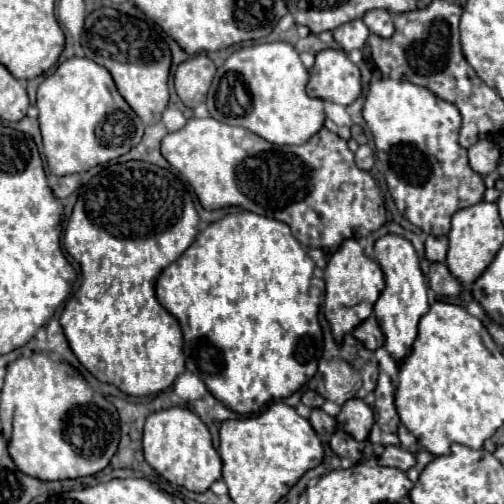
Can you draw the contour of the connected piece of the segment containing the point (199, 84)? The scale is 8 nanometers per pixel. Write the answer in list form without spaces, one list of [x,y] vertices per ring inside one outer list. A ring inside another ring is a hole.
[[[194,55],[176,67],[174,89],[186,107],[204,103],[206,91],[216,73],[216,65],[206,55]]]

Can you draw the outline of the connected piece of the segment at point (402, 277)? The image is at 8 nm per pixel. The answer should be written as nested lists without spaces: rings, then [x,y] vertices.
[[[384,235],[374,245],[374,261],[382,267],[386,287],[380,293],[380,299],[374,305],[374,315],[380,323],[380,329],[386,337],[386,349],[396,361],[400,361],[412,349],[412,343],[418,335],[418,321],[428,313],[428,285],[422,275],[418,253],[412,243],[400,235]]]

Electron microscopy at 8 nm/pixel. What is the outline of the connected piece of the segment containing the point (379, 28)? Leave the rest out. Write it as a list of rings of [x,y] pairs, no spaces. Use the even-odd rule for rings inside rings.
[[[372,9],[364,15],[362,19],[368,29],[380,37],[390,37],[394,33],[394,23],[392,23],[392,15],[384,9]]]

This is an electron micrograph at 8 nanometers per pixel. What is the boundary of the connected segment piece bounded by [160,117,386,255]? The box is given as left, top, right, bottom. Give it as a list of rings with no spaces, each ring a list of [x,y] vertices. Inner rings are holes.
[[[212,117],[188,119],[188,123],[174,133],[168,133],[160,145],[162,157],[178,169],[190,183],[204,209],[220,209],[238,205],[252,213],[284,221],[292,227],[294,237],[304,247],[322,249],[332,255],[342,241],[356,237],[362,239],[368,233],[380,229],[386,221],[386,207],[382,195],[378,197],[378,187],[368,171],[362,171],[354,163],[354,153],[348,149],[346,141],[328,129],[320,129],[304,145],[282,145],[276,147],[256,133],[244,127],[232,127],[220,123]]]

